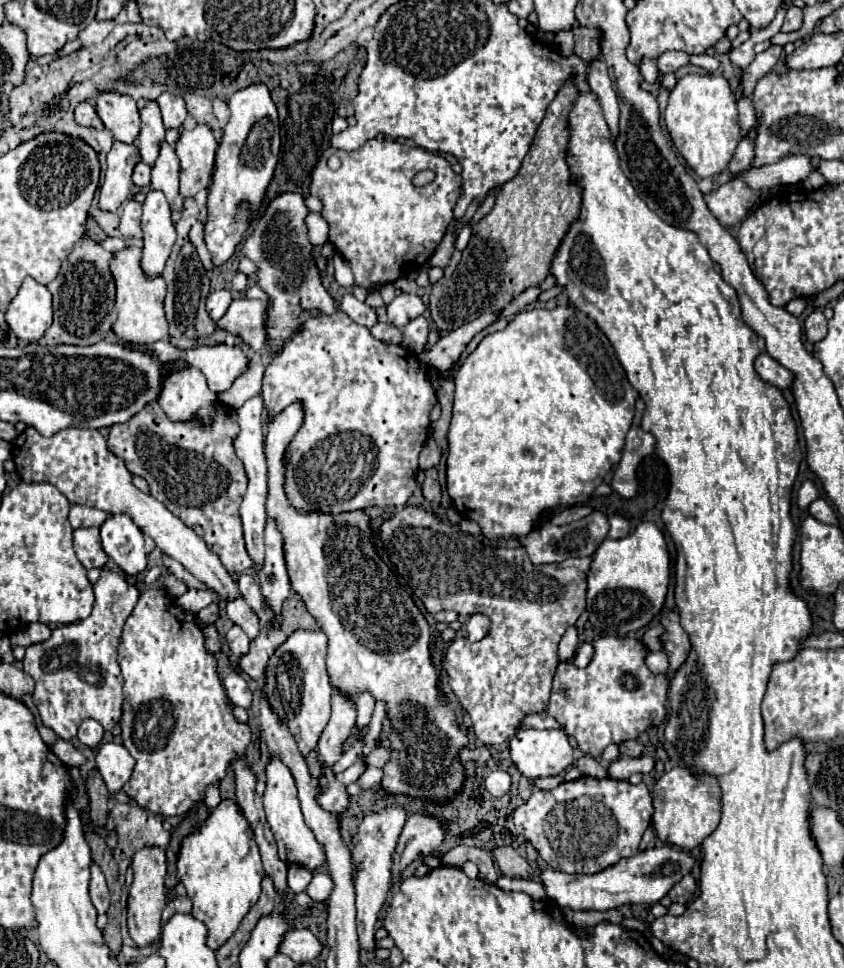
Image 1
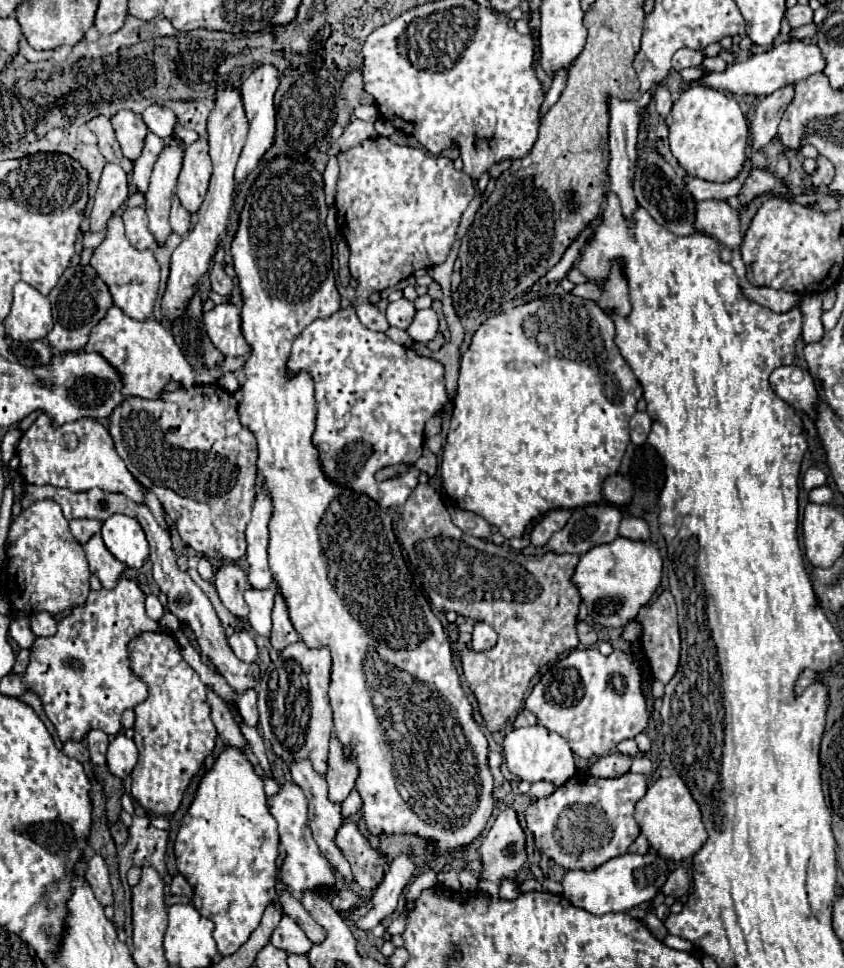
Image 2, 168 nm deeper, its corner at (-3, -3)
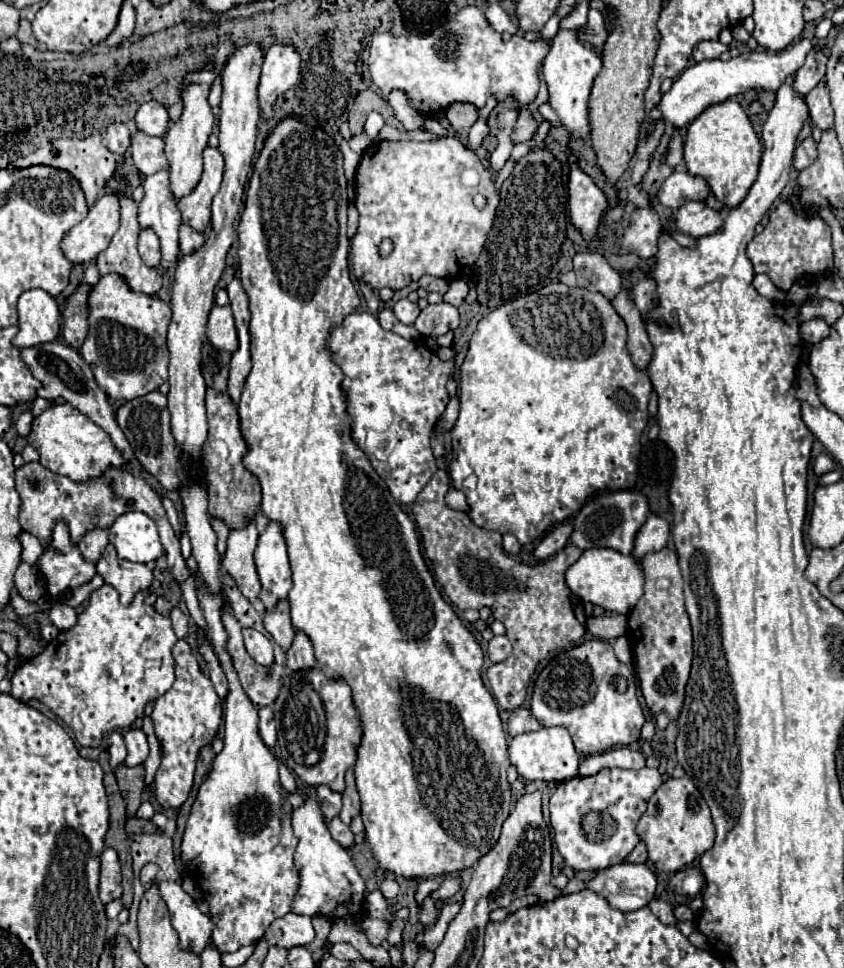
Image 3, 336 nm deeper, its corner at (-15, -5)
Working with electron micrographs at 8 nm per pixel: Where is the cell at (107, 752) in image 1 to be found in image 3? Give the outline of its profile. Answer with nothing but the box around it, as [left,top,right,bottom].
[123,728,149,766]

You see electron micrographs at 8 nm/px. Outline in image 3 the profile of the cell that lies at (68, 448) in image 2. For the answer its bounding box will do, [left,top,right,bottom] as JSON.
[27,402,127,482]

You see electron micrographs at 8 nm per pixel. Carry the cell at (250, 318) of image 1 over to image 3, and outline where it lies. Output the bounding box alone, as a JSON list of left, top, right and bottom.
[207,306,237,350]

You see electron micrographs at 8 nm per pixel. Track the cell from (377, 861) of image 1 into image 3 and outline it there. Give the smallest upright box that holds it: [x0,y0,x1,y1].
[329,816,355,848]

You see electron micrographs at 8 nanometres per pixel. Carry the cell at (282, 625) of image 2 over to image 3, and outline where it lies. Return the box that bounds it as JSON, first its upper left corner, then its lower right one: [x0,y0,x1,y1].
[287,632,315,670]

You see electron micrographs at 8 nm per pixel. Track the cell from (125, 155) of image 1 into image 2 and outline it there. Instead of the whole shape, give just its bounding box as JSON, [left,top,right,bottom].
[91,164,129,230]

